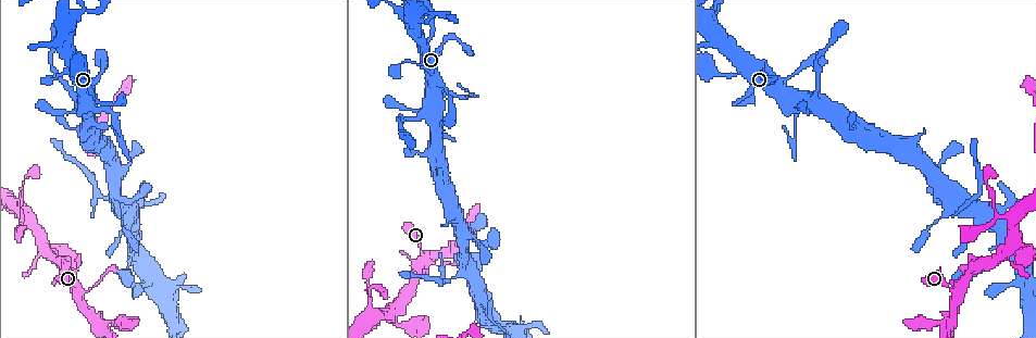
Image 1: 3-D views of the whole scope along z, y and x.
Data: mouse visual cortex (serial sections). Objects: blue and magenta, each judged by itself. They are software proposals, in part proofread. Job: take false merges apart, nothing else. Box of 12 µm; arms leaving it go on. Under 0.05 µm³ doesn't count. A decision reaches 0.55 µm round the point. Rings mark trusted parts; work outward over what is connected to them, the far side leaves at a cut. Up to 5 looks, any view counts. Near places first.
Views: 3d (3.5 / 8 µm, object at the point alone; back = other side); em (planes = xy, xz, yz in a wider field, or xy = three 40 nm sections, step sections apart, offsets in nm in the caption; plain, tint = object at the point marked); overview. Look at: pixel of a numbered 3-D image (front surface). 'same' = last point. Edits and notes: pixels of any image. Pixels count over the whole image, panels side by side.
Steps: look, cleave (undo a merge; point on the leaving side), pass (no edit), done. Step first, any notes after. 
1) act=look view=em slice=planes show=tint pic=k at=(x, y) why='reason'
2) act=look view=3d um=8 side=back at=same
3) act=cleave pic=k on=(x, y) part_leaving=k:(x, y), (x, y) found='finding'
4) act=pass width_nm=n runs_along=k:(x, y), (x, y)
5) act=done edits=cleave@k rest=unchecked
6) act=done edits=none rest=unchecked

act=look view=3d um=3.5 pic=1 at=(736, 103) why='sharp bend'

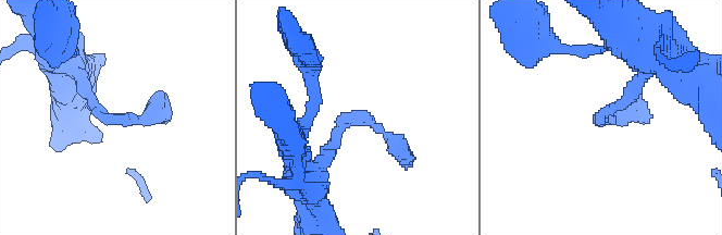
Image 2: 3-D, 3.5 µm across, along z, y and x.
act=look view=em slice=planes show=tint pic=2 at=(601, 114) why='now the EM'

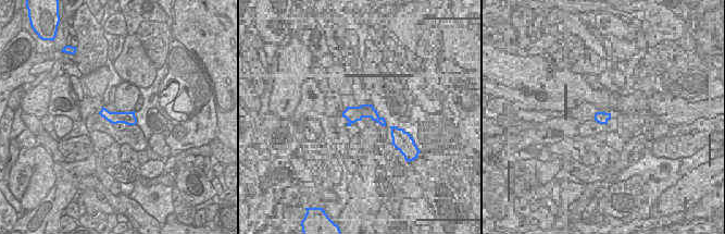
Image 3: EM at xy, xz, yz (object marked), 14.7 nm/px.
act=pass runs_along=2:(75, 70), (104, 116), (162, 116) found='continuous, no second cell'

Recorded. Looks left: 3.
act=look view=3d um=3.5 pic=1 at=(960, 285) why='thick turns thin'

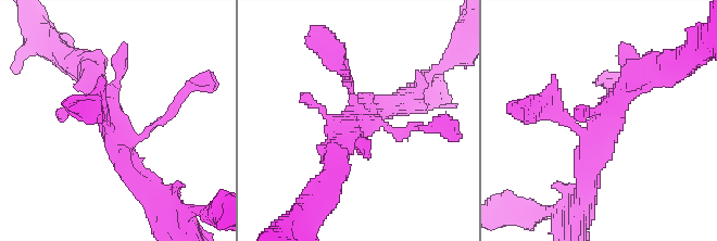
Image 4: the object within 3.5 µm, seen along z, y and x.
act=look view=em slice=xy step=1 show=tint pic=4 at=(604, 120)

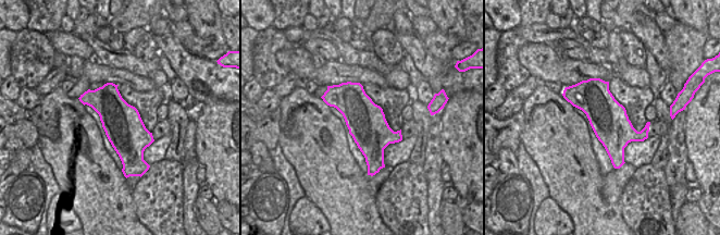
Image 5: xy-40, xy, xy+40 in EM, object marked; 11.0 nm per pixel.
act=look view=em slice=planes show=tint at=same why='cut it another way'

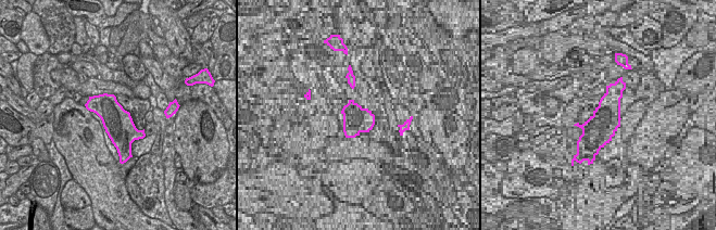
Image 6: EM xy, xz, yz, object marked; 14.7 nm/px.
act=pass found='continuous, no second cell'

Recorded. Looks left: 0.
act=done edits=none rest=unchecked

